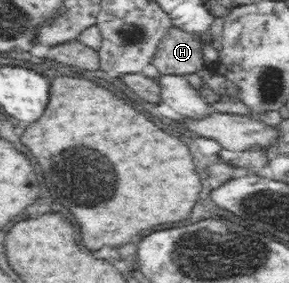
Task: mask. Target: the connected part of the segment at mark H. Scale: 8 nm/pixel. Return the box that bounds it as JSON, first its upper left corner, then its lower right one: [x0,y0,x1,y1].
[154,25,214,75]

